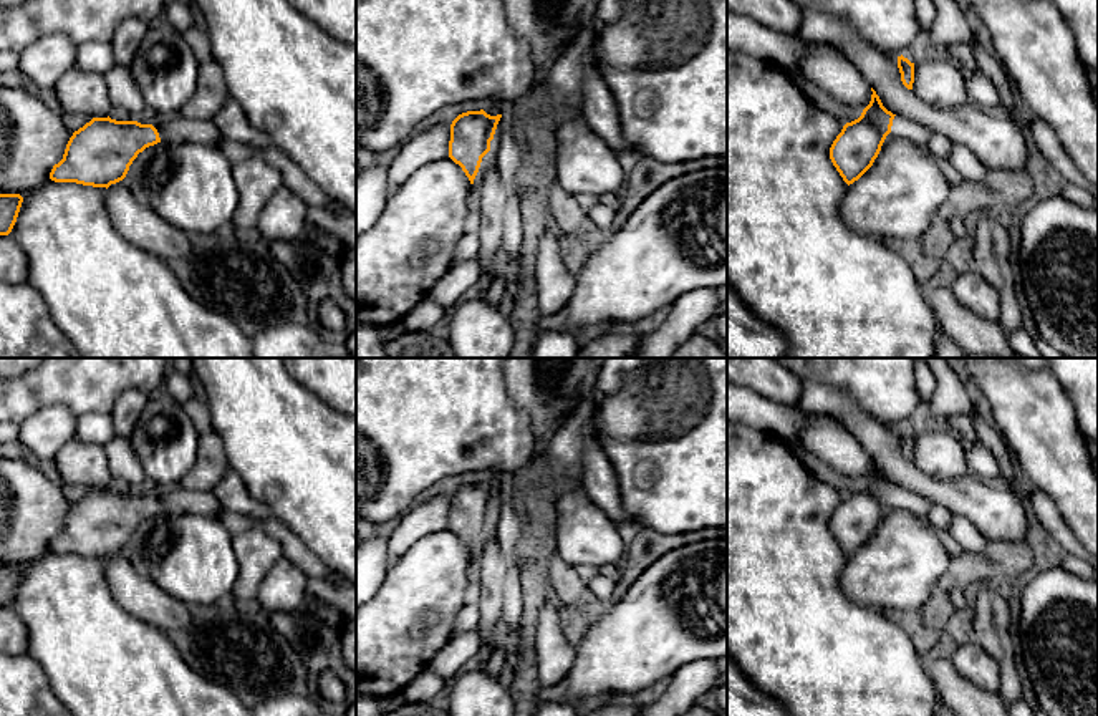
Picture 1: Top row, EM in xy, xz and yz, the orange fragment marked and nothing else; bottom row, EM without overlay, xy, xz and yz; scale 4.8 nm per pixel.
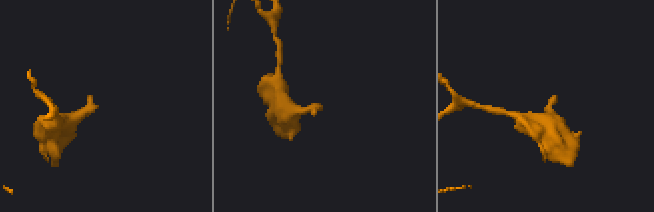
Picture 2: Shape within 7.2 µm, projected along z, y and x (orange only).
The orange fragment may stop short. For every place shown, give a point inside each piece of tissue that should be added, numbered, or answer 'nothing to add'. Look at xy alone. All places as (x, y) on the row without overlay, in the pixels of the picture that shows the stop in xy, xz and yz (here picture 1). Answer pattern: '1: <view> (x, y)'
1: xy (173, 499)

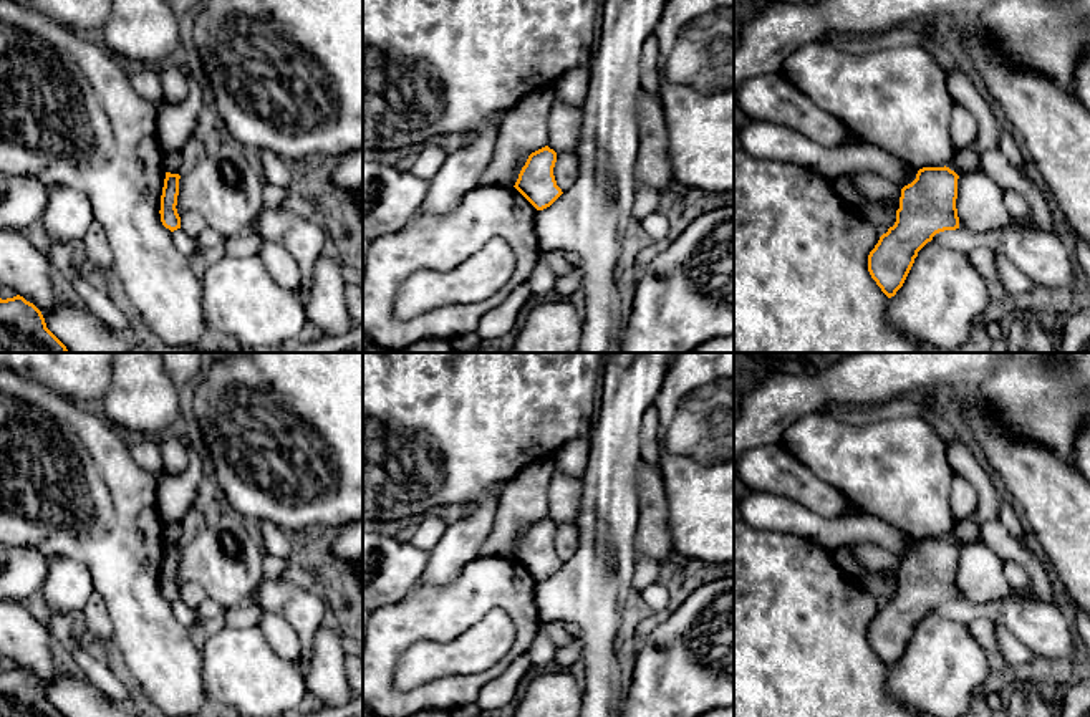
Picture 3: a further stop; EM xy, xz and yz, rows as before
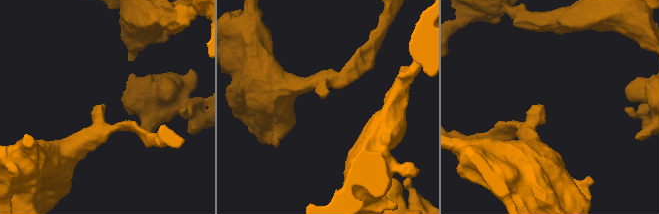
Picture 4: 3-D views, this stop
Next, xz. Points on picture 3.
nothing to add

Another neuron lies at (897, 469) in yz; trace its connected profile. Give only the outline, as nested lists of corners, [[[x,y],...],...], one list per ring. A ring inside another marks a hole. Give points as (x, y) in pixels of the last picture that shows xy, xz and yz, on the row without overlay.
[[[812,412],[782,435],[782,444],[818,479],[840,490],[870,517],[888,522],[914,540],[944,538],[956,525],[951,512],[954,472],[946,445],[919,417],[885,419],[853,426],[823,412]]]

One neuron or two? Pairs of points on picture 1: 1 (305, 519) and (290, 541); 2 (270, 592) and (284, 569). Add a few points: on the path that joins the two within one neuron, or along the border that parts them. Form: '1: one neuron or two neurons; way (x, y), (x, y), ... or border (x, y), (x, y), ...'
1: two neurons; border (272, 514), (322, 561)
2: one neuron; way (275, 587), (284, 579), (284, 574)

